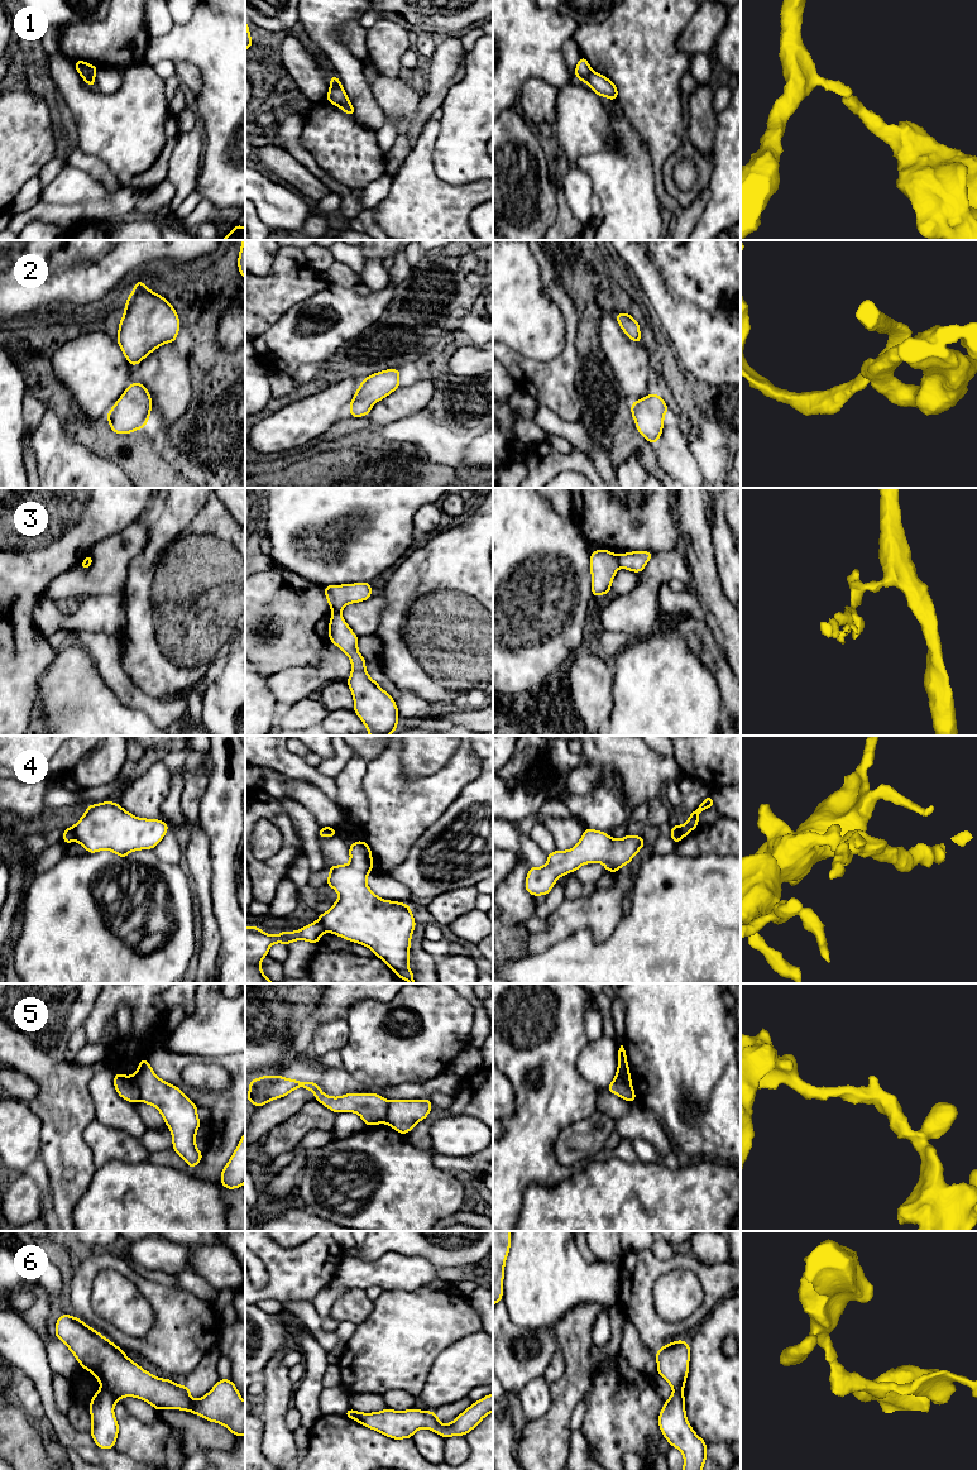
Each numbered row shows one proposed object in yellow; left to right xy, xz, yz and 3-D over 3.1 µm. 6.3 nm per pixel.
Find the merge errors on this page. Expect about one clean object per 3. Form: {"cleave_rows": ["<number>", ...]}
{"cleave_rows": ["1", "3", "4", "5", "6"]}

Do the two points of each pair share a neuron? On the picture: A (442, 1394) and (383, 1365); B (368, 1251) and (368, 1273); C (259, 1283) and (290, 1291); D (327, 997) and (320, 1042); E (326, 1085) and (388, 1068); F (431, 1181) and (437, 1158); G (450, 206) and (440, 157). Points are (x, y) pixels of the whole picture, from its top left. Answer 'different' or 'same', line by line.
A: different
B: different
C: different
D: different
E: different
F: different
G: different

